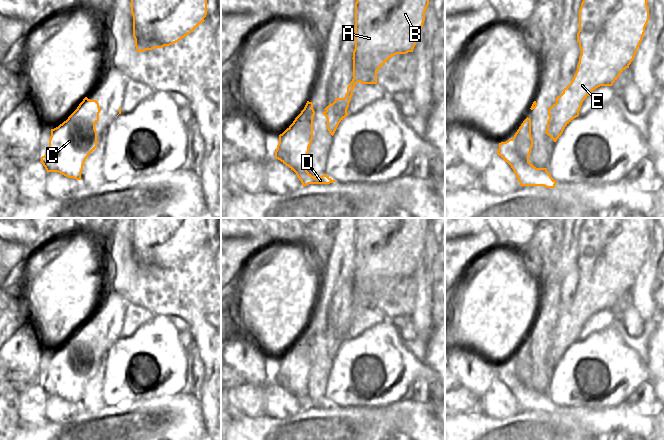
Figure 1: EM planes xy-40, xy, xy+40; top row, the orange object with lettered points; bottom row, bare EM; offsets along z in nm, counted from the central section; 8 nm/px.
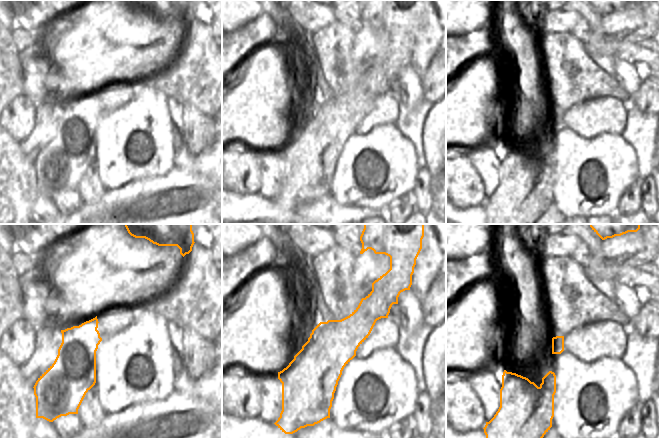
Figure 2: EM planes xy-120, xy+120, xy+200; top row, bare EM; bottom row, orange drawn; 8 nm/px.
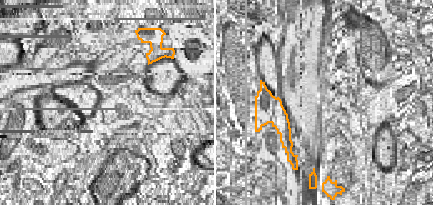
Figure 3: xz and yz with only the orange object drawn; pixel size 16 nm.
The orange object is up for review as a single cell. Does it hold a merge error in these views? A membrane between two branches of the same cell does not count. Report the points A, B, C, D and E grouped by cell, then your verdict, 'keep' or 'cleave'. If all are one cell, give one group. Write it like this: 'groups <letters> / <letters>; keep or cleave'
groups A B D E / C; cleave

